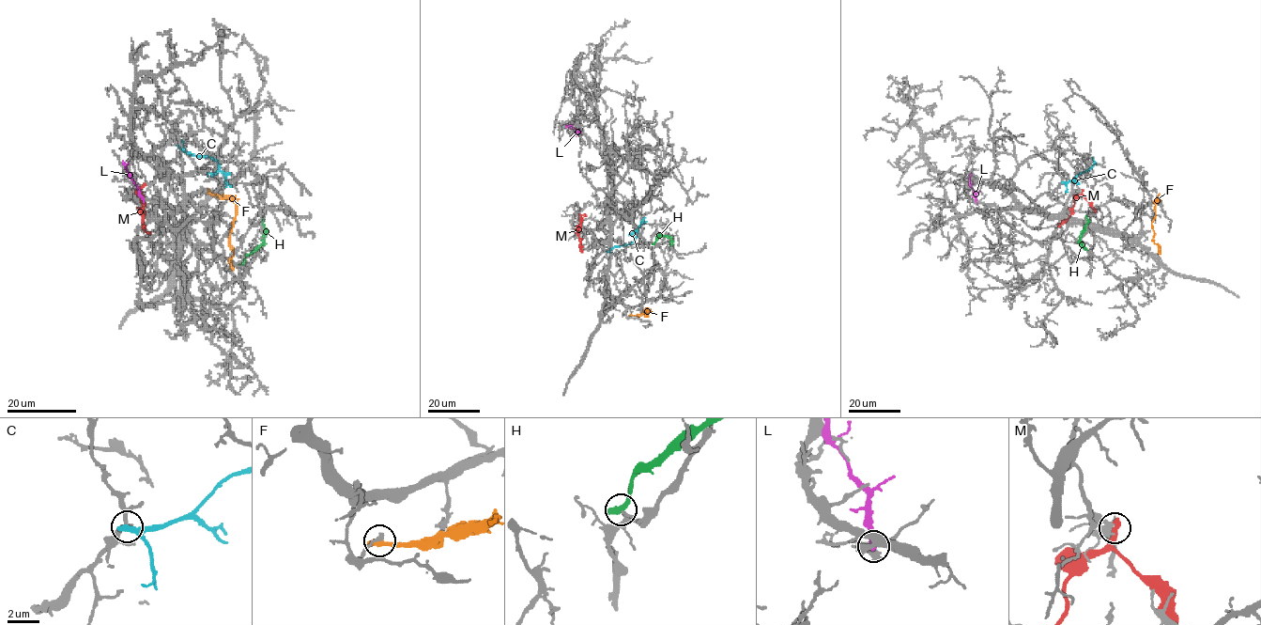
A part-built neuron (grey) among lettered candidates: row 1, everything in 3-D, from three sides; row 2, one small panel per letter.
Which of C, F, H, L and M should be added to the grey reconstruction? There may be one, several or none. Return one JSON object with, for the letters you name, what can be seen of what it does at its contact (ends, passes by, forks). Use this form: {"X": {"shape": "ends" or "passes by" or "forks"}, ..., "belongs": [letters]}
{"belongs": []}

